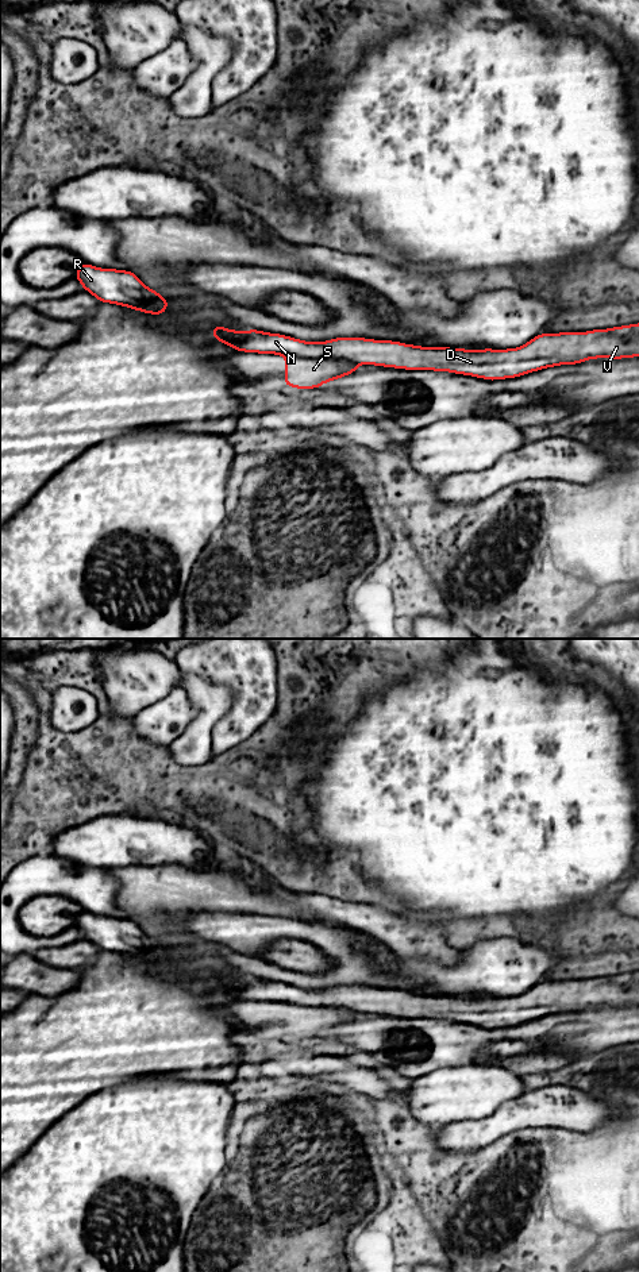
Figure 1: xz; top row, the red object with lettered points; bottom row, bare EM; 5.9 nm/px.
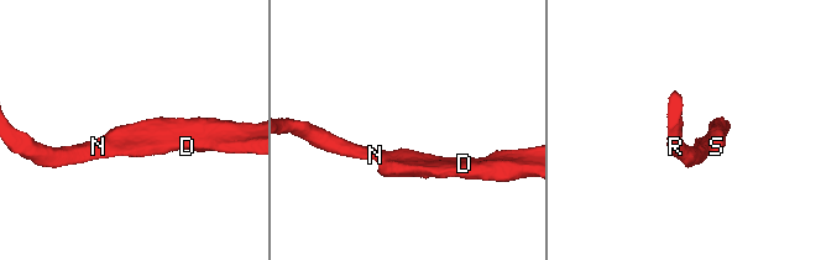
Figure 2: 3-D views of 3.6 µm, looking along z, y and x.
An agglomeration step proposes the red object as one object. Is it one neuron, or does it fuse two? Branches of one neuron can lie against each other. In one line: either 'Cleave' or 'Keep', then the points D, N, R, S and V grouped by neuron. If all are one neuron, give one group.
Cleave. Groups: D N R V / S

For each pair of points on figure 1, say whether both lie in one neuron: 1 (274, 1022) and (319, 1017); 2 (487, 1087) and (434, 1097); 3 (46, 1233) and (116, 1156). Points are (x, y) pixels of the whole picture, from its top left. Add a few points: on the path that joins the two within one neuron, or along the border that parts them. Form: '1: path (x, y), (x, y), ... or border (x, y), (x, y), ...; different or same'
1: path (285, 1020), (308, 1020); same
2: path (473, 1091), (447, 1095); same
3: path (58, 1214), (97, 1175); same

